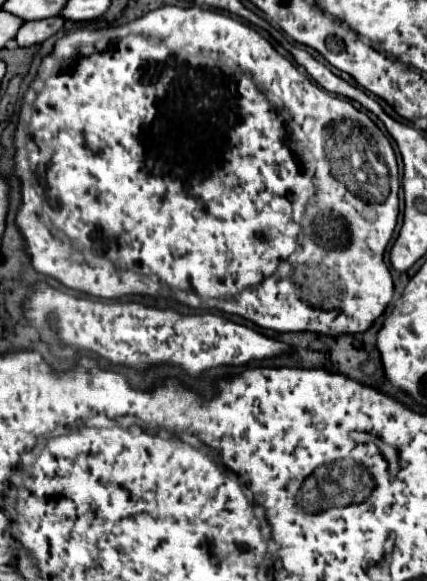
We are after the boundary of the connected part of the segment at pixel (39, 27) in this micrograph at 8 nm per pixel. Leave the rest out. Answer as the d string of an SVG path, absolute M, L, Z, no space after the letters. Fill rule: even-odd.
M59 16L45 18L45 20L35 20L35 22L23 22L23 26L19 28L19 32L15 36L15 42L19 46L41 44L49 36L57 34L61 28L63 28L63 20Z

